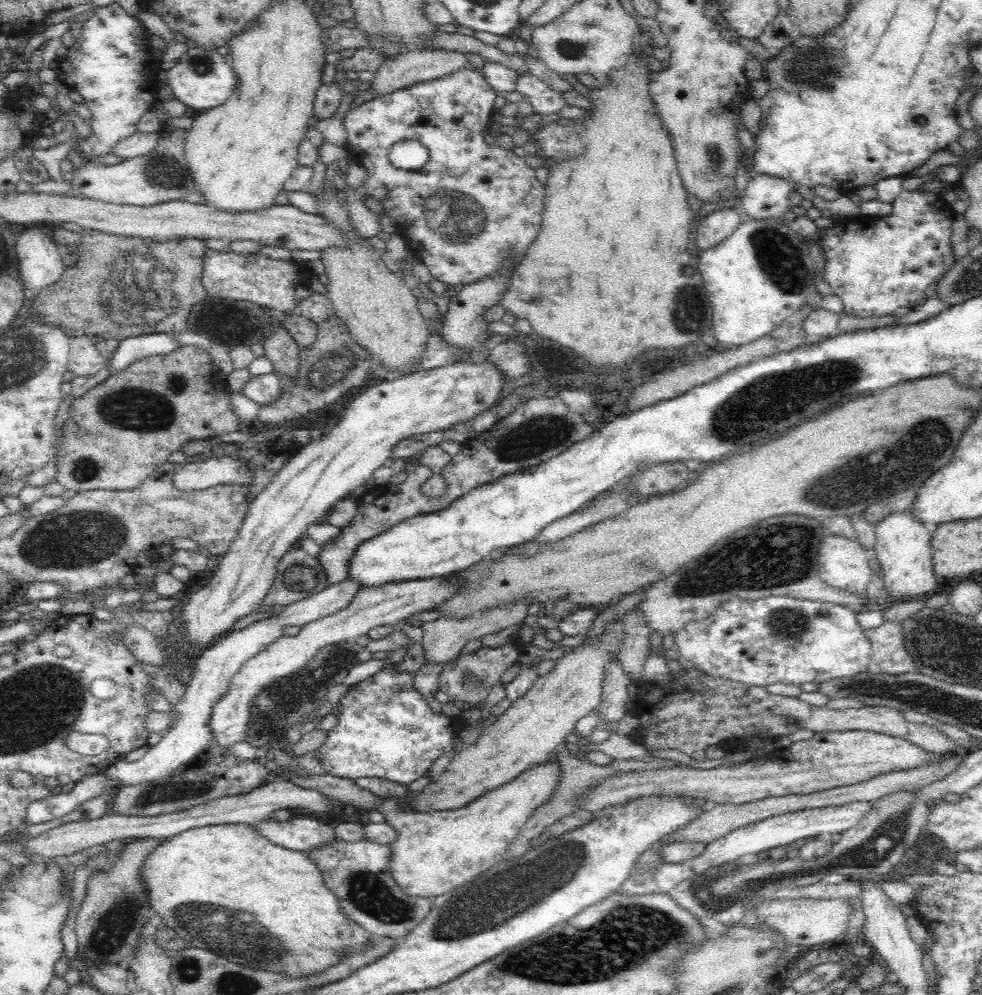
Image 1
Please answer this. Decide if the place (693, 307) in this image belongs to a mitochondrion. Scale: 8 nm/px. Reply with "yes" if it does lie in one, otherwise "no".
yes

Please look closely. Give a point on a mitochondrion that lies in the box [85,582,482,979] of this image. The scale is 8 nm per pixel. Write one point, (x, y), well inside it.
(236, 935)

